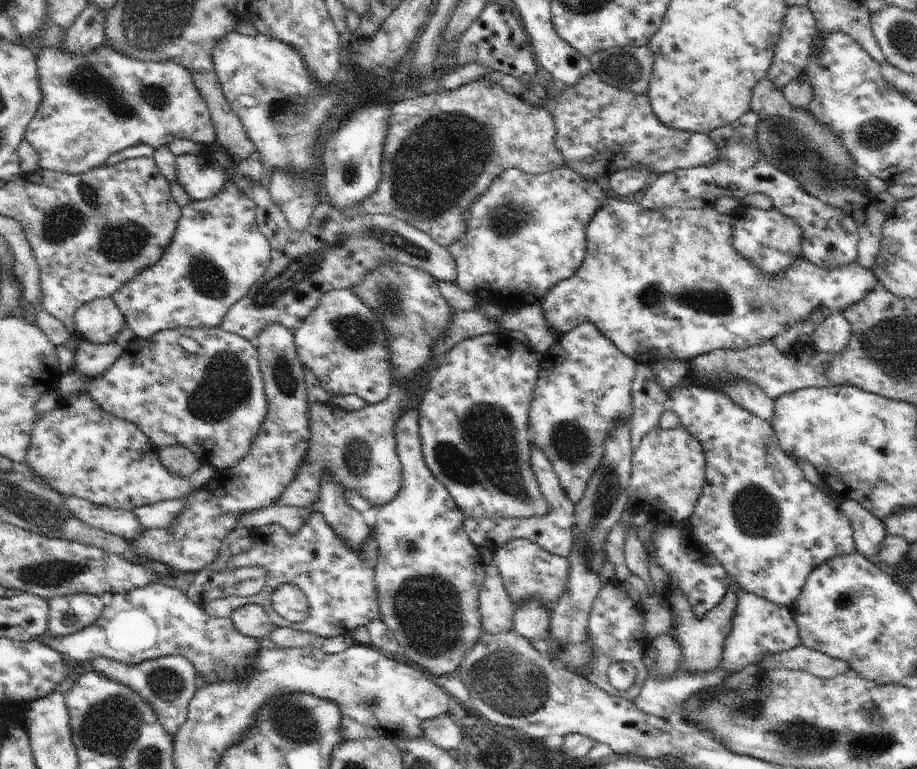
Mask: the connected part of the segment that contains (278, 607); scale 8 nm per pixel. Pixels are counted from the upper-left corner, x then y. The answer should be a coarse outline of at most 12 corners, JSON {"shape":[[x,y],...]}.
{"shape":[[292,583],[271,594],[272,610],[284,620],[302,623],[309,600]]}

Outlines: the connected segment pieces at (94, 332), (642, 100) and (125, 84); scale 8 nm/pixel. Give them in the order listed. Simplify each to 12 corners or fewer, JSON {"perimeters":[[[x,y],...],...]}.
{"perimeters":[[[111,297],[82,305],[80,338],[111,343],[125,325]],[[594,71],[542,102],[582,179],[714,164],[706,133],[666,126],[647,93]],[[44,46],[25,140],[79,175],[217,142],[193,74]]]}

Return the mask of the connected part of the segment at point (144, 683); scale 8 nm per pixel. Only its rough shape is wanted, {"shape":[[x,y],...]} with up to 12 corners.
{"shape":[[182,655],[88,668],[135,690],[172,737],[200,683]]}

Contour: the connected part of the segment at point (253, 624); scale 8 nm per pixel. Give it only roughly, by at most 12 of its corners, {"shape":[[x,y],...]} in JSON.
{"shape":[[256,603],[236,609],[234,628],[247,637],[265,639],[276,628]]}

